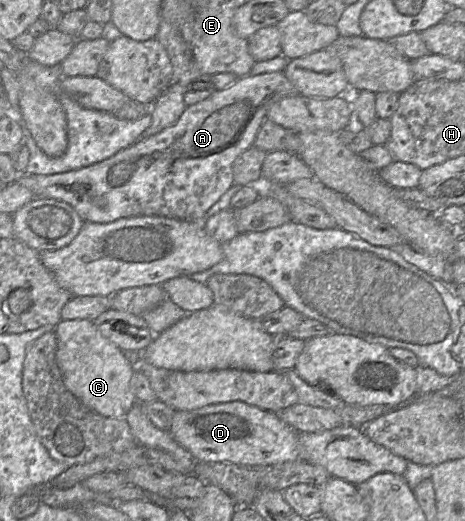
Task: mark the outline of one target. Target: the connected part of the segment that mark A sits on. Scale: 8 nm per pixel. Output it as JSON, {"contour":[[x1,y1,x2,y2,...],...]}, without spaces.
{"contour":[[283,71,239,77,229,87,186,106,174,125,150,137,139,138,108,159,54,175,23,173,16,182,29,189,35,197,52,198,71,205,85,222,109,223,133,216,158,216,202,224,208,209,234,185,233,163,254,144,270,105,293,94,297,94,296,90]]}

